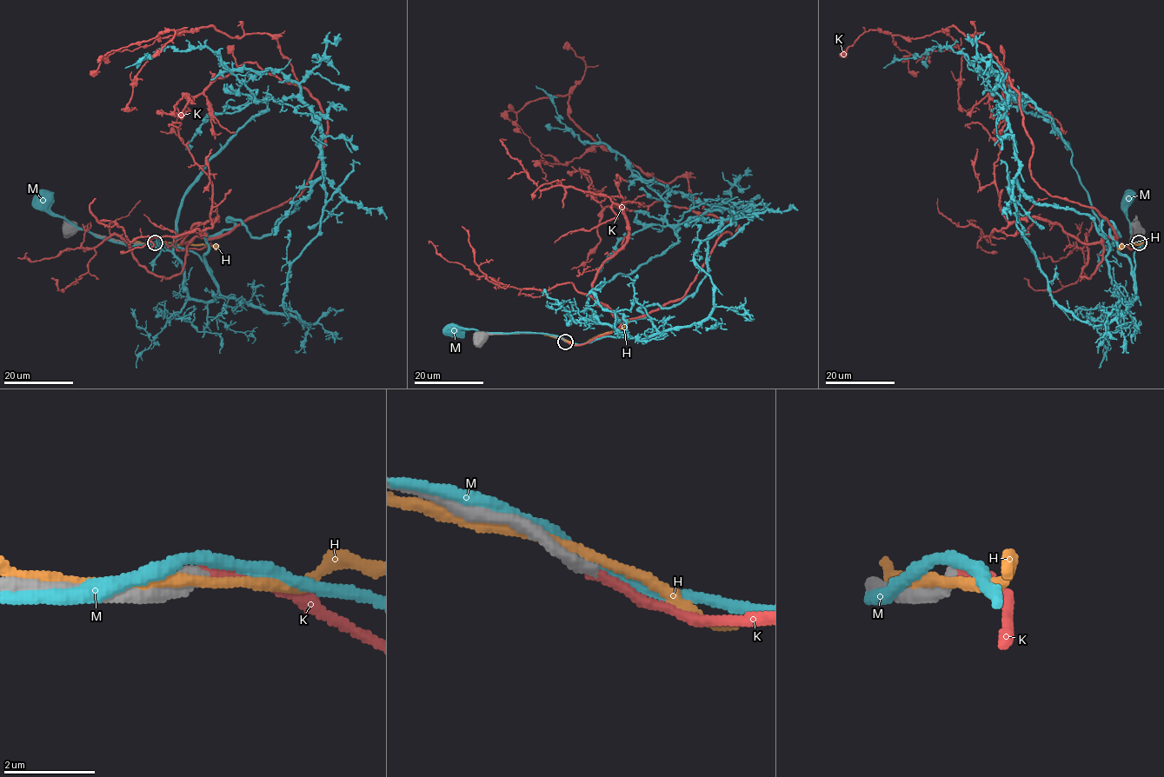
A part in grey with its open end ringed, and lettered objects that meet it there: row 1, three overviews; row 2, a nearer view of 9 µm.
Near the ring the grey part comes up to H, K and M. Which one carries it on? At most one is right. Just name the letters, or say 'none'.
K

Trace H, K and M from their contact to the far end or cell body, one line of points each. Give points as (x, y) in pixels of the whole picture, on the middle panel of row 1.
H: (561, 338), (575, 345), (582, 345), (598, 335), (621, 328), (628, 320)
K: (566, 342), (681, 298), (738, 227), (685, 177), (603, 149), (568, 95), (528, 102), (516, 123), (567, 162)
M: (566, 341), (542, 333), (485, 333), (454, 327)

